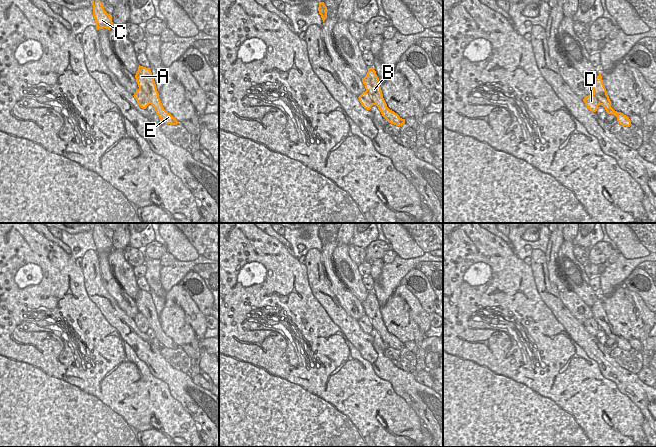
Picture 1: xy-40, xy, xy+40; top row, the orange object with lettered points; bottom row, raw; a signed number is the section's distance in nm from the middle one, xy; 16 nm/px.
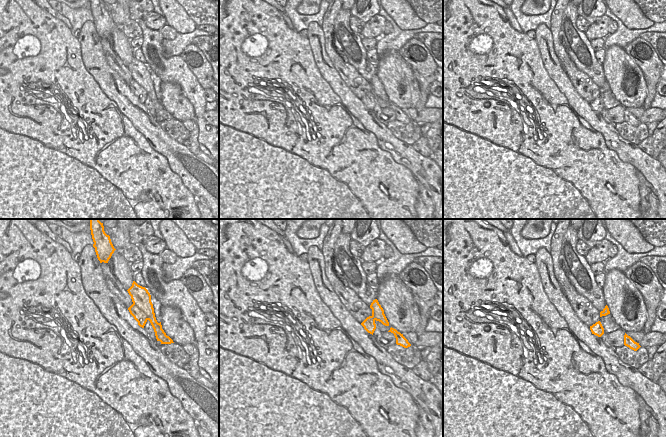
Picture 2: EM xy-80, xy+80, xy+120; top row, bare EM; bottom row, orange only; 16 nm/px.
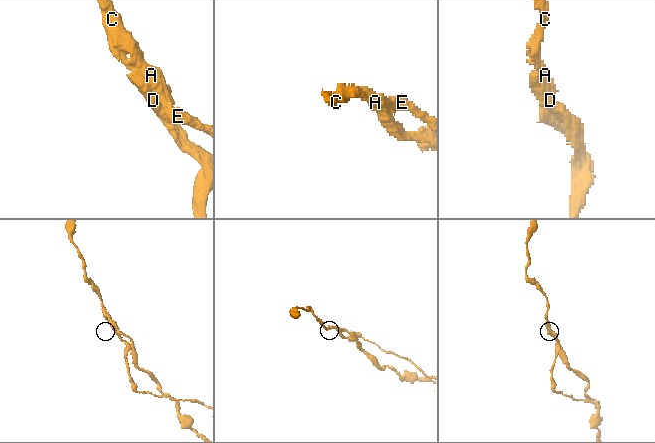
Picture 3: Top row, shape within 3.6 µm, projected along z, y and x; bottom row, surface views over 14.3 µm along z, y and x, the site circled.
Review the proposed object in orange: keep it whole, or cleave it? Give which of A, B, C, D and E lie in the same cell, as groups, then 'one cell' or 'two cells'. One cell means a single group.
A B C E / D; two cells

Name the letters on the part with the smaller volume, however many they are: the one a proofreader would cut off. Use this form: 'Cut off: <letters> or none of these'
Cut off: D

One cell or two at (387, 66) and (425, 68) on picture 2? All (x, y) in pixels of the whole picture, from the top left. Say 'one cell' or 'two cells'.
two cells

